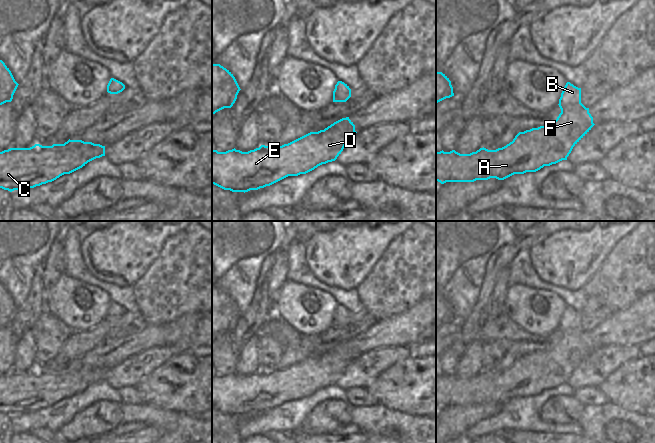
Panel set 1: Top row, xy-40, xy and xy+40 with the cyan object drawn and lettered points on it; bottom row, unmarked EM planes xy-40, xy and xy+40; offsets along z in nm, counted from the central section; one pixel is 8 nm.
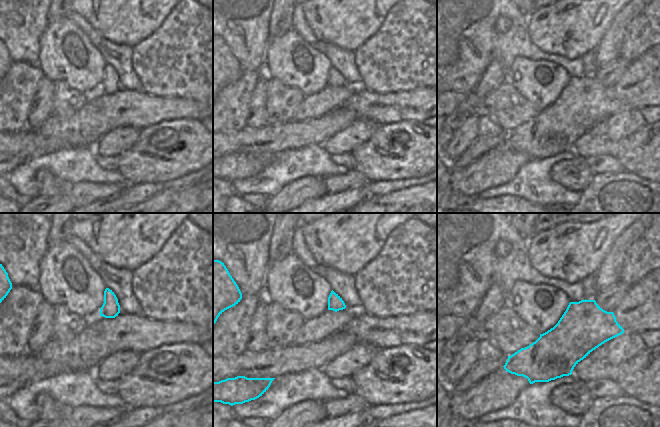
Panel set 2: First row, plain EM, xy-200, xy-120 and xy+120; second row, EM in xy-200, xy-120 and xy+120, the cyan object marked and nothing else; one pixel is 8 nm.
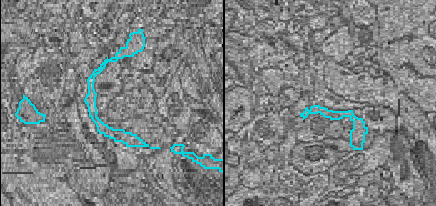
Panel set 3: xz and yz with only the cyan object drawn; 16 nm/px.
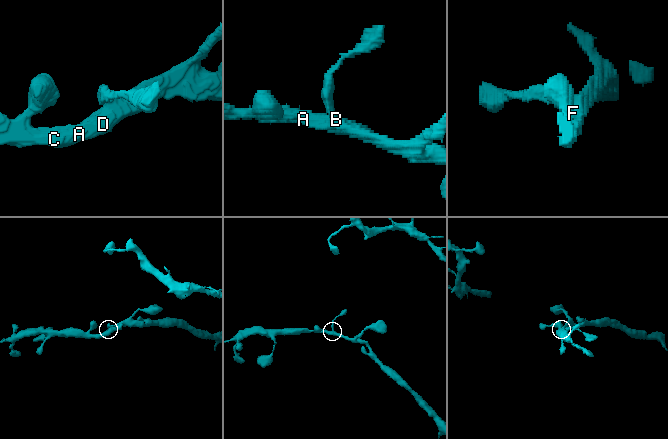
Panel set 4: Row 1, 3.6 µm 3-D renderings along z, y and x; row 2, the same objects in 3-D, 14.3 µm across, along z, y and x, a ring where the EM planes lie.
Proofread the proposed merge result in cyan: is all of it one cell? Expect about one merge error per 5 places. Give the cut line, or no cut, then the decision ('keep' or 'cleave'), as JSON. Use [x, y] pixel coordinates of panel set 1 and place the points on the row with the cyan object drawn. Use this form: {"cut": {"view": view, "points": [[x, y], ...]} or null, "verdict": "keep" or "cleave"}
{"cut": null, "verdict": "keep"}

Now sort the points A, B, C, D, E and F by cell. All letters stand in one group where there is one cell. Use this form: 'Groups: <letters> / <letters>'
Groups: A B C D E F

